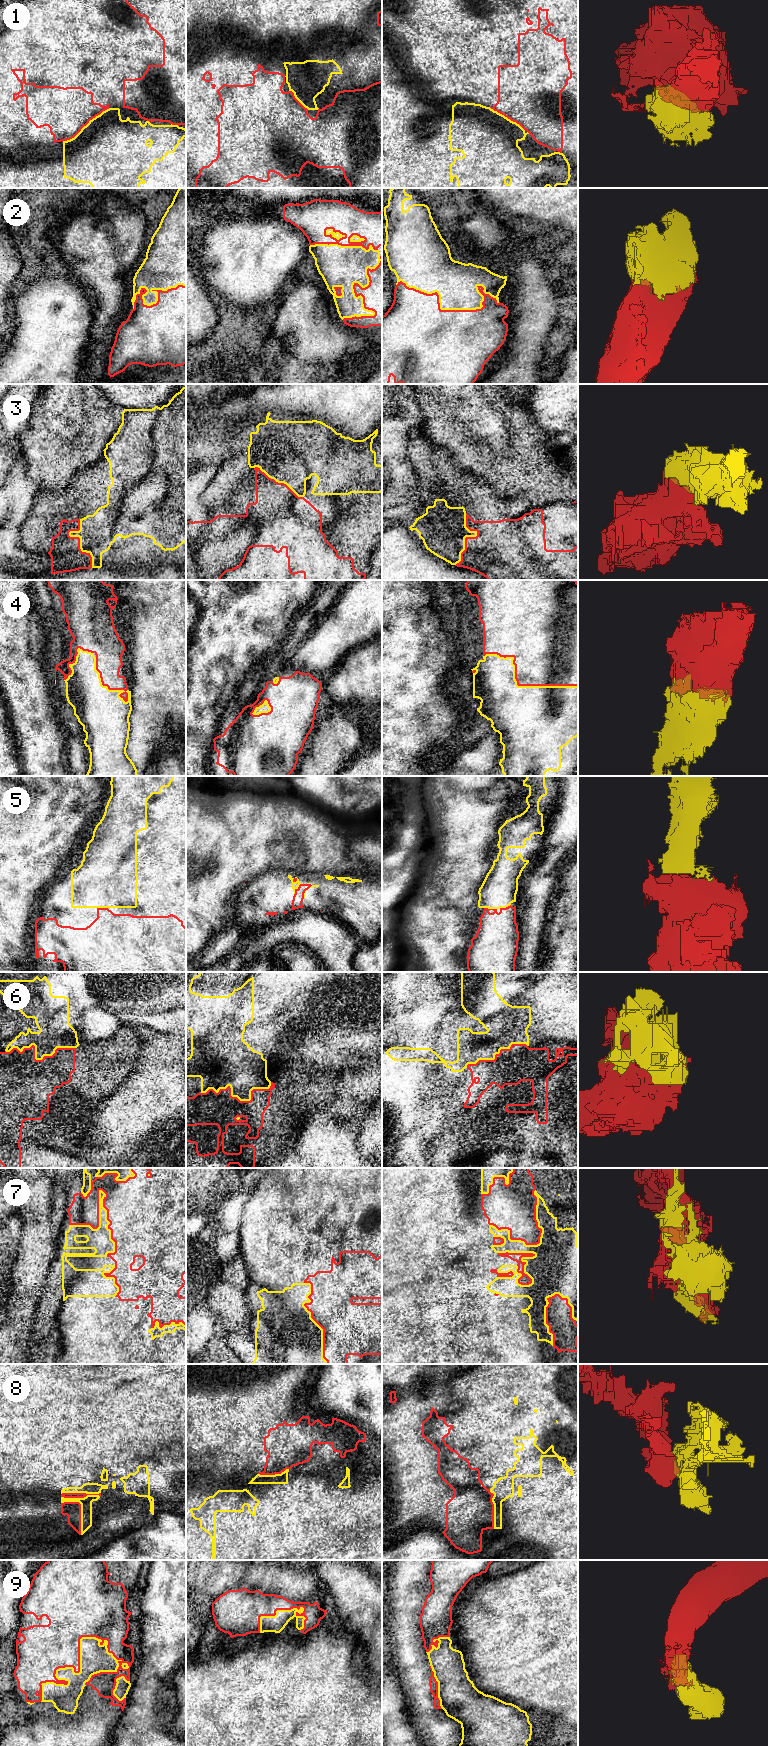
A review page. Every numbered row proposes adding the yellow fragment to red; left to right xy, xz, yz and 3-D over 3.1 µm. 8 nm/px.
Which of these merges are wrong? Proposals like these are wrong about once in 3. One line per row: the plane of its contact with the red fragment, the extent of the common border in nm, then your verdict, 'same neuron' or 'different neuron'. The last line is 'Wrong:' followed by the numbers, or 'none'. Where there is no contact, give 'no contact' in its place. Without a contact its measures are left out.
1: meets red in xy; contact 460 nm long; same neuron
2: meets red in yz; contact 850 nm long; same neuron
3: meets red in xy; contact 400 nm long; same neuron
4: meets red in yz; contact 800 nm long; same neuron
5: meets red in xz; contact 110 nm long; same neuron
6: meets red in xz; contact 550 nm long; same neuron
7: meets red in xy; contact 550 nm long; same neuron
8: meets red in xy; contact 320 nm long; same neuron
9: meets red in xy; contact 750 nm long; same neuron
Wrong: none

